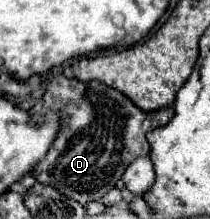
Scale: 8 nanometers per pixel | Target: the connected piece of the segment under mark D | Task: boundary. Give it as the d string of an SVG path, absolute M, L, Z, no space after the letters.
M56 75L30 113L60 111L62 127L52 143L46 159L32 171L36 179L44 185L56 187L62 195L82 201L98 201L104 193L116 187L124 169L138 157L150 155L150 143L146 133L154 127L166 125L174 117L172 107L162 107L158 111L142 111L124 93L102 85L100 81L82 83L78 79L66 79Z

